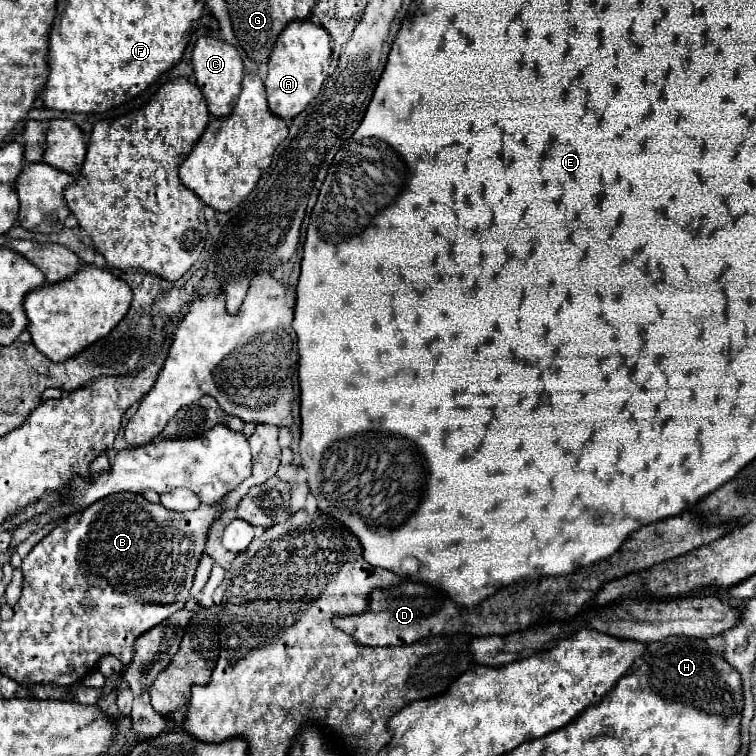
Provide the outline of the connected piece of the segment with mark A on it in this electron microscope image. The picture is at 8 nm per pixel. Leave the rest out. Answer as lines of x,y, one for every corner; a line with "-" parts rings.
310,20
290,22
280,34
268,60
268,76
264,80
264,86
268,94
270,112
282,120
294,118
300,112
304,112
304,108
322,90
322,84
328,74
328,66
330,66
330,56
332,56
330,36
322,26

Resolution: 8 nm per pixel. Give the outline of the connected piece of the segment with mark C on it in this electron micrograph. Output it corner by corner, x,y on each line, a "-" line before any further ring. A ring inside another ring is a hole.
200,38
192,52
192,64
194,64
196,84
206,98
210,114
214,118
228,116
232,108
236,106
236,98
240,94
240,86
244,78
244,66
242,66
242,58
238,50
232,44
218,38

